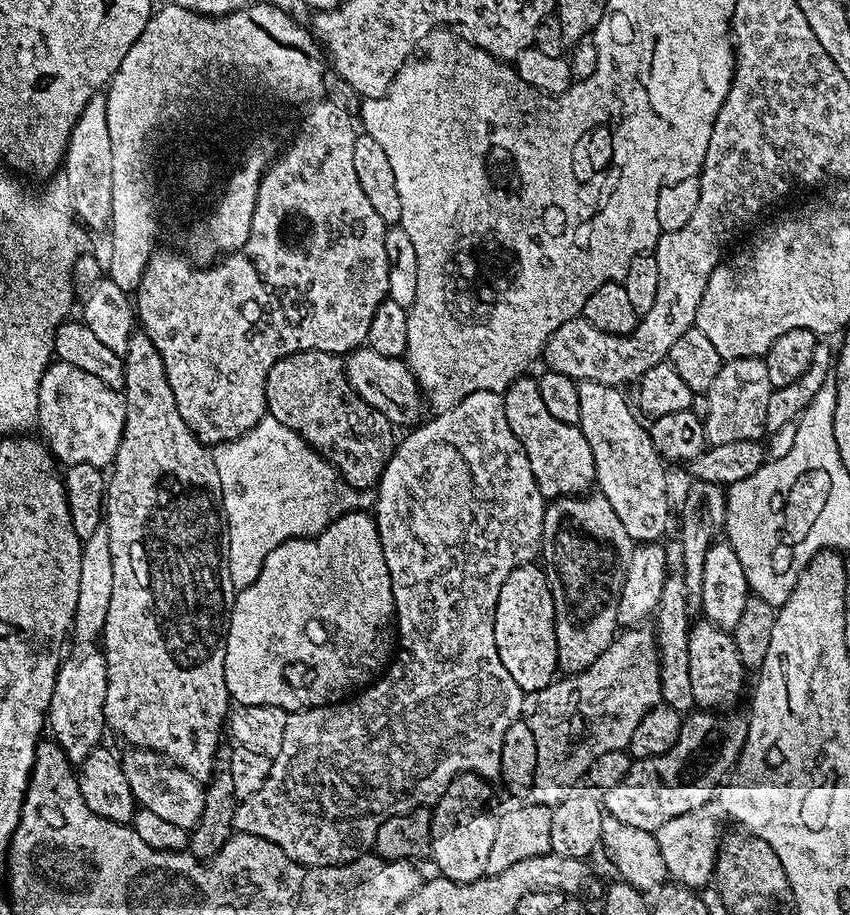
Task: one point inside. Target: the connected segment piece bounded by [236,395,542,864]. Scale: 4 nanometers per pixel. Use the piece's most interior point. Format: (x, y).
(454, 506)

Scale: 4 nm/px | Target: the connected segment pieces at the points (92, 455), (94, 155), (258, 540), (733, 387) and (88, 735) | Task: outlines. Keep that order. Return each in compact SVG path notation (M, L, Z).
M56 360L48 365L43 378L41 378L41 384L39 384L37 427L47 442L45 444L47 449L60 463L67 467L90 465L107 469L117 459L126 433L131 431L131 405L89 371L82 370L81 367L69 360L62 360L62 362Z
M104 95L92 99L79 115L74 135L69 145L66 174L63 178L65 191L78 220L89 231L98 234L107 231L112 223L114 190L113 142L107 132L106 100Z
M271 418L264 424L263 430L247 444L217 448L211 453L211 458L218 478L220 517L228 535L226 574L235 586L241 586L251 578L254 570L258 570L262 554L266 554L266 550L270 550L270 546L274 546L278 538L301 528L311 528L313 524L319 524L324 519L326 512L319 508L319 504L324 496L326 473L309 453L293 441L292 435L283 431L279 422Z
M755 352L727 357L722 370L718 370L718 378L714 378L714 386L710 386L706 393L706 399L710 402L710 418L706 422L709 437L721 445L738 442L738 438L761 435L772 389L767 355Z
M74 650L61 661L54 685L53 699L50 701L49 733L53 741L64 751L73 766L83 765L92 755L92 750L103 741L103 699L105 674L100 651Z

